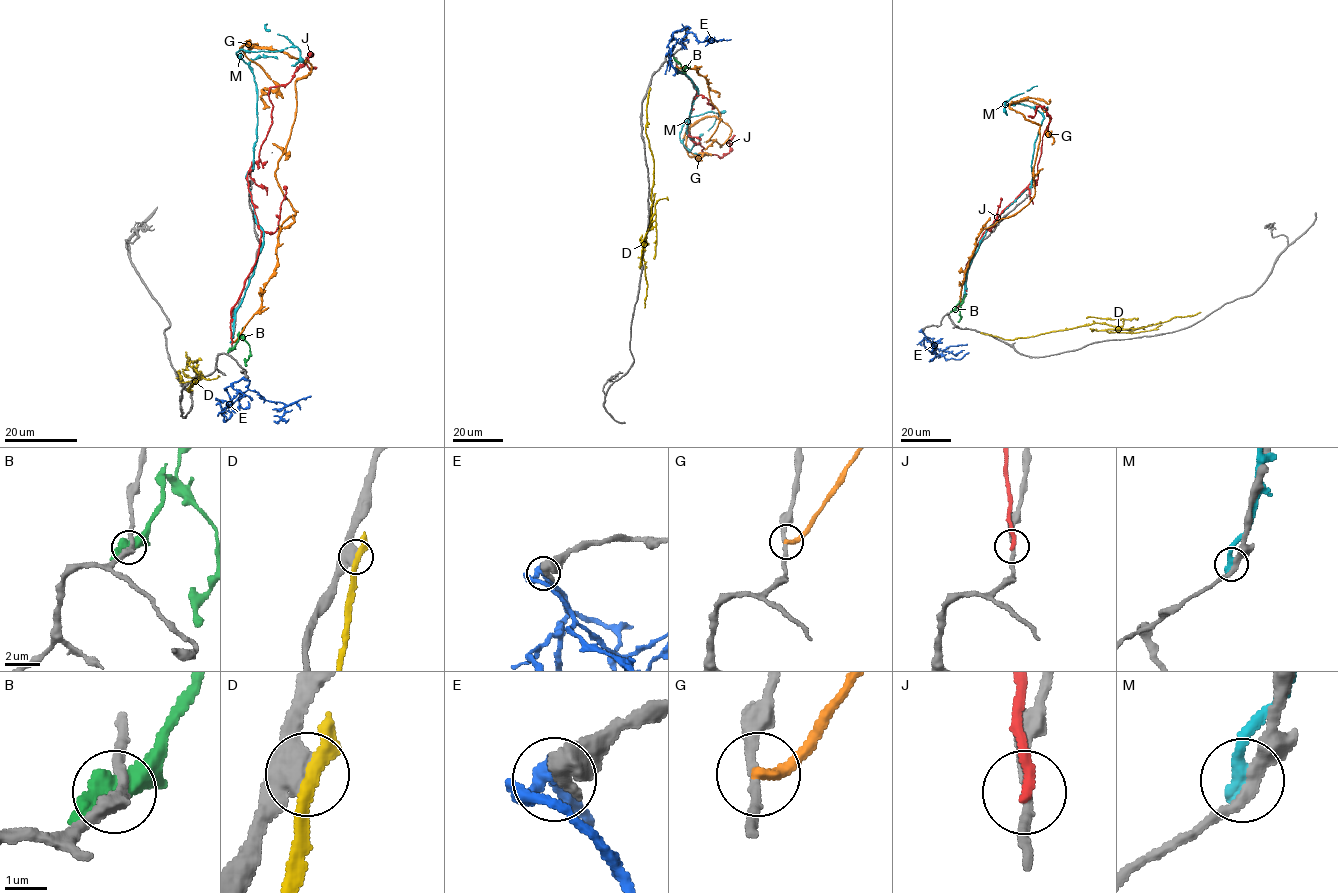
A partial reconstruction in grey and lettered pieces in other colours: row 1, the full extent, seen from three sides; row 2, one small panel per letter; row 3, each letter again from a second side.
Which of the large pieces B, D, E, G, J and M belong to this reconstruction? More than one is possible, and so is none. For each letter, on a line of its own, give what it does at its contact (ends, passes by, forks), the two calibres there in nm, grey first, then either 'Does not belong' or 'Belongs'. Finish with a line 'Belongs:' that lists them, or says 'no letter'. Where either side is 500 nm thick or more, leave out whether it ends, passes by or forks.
B: It passes by. Thickness 300 nm (grey) against 480 nm. Does not belong
D: It passes by. Thickness 440 nm (grey) against 280 nm. Does not belong
E: Thickness 600 nm (grey) against 360 nm. Does not belong
G: It ends there. Thickness 220 nm (grey) against 320 nm. Does not belong
J: It ends there. Thickness 200 nm (grey) against 280 nm. Does not belong
M: It ends there. Thickness 320 nm (grey) against 320 nm. Does not belong
Belongs: no letter

